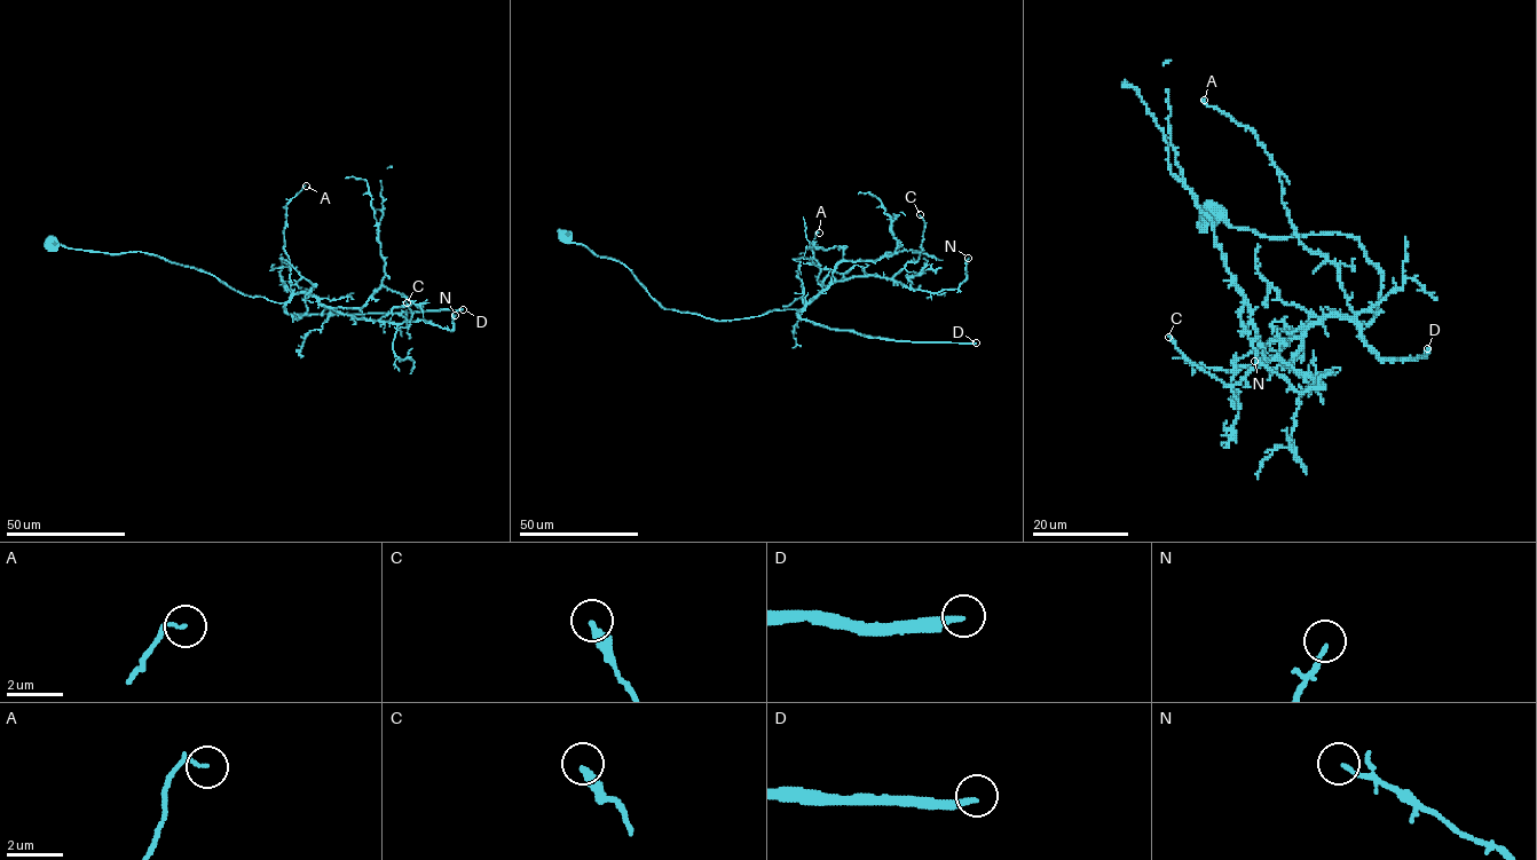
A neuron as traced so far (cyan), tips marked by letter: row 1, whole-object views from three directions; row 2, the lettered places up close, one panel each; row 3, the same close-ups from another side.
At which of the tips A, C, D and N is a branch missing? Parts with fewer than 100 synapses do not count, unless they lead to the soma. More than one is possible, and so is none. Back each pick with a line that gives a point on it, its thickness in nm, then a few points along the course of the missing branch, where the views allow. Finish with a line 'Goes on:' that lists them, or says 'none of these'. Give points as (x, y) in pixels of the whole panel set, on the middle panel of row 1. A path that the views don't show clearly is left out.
D: at (976, 342); 220 nm thick
Goes on: D

